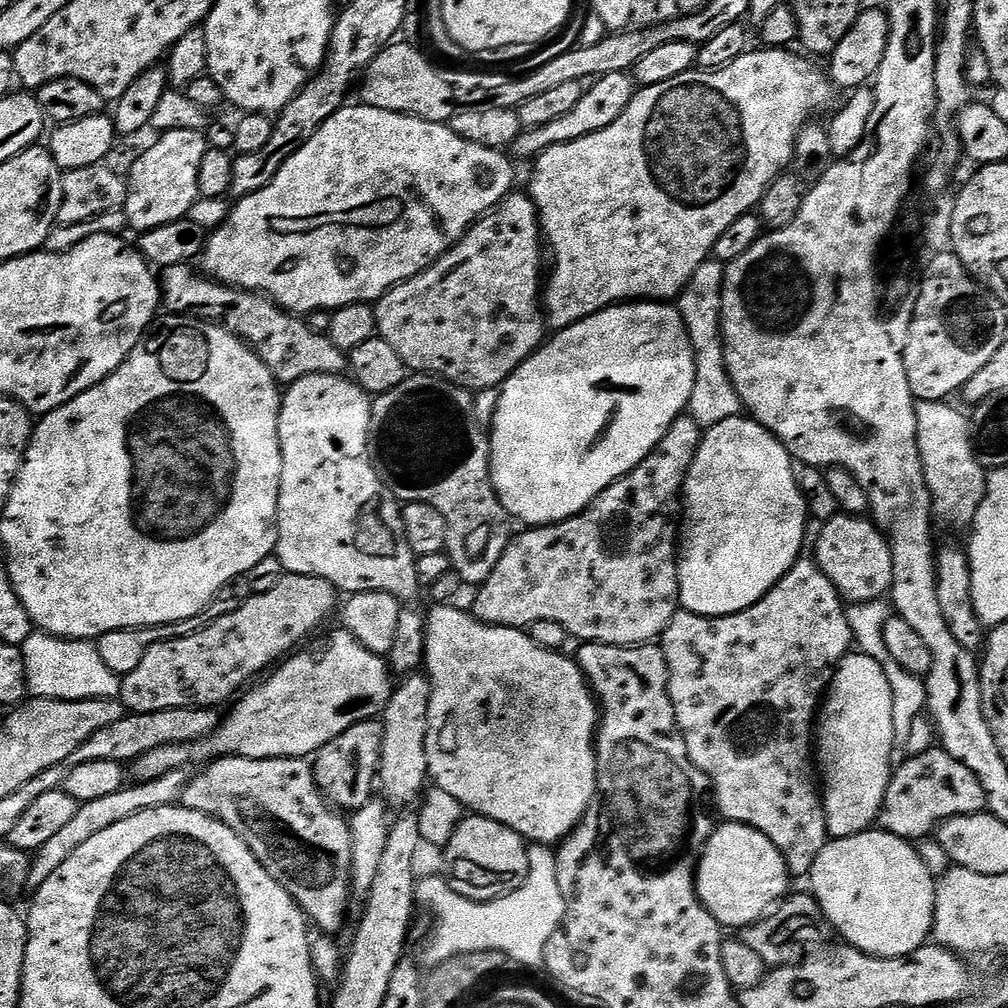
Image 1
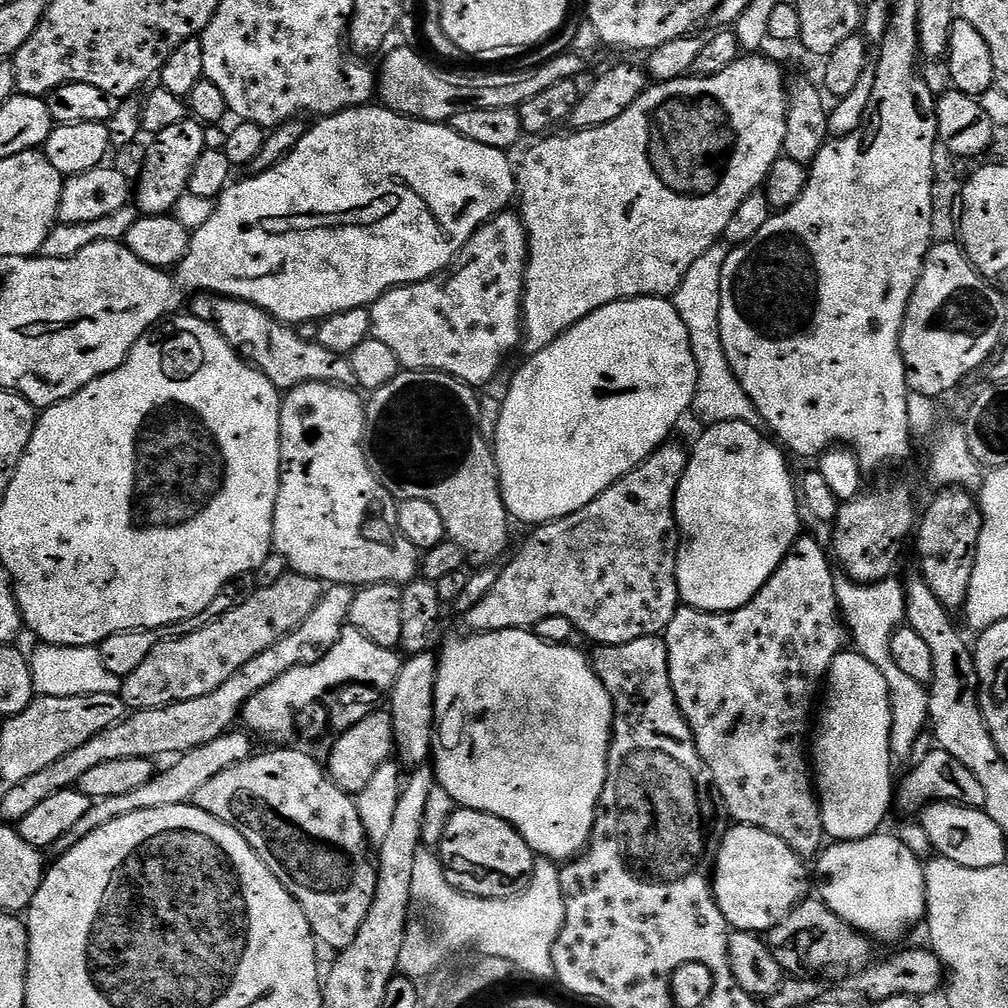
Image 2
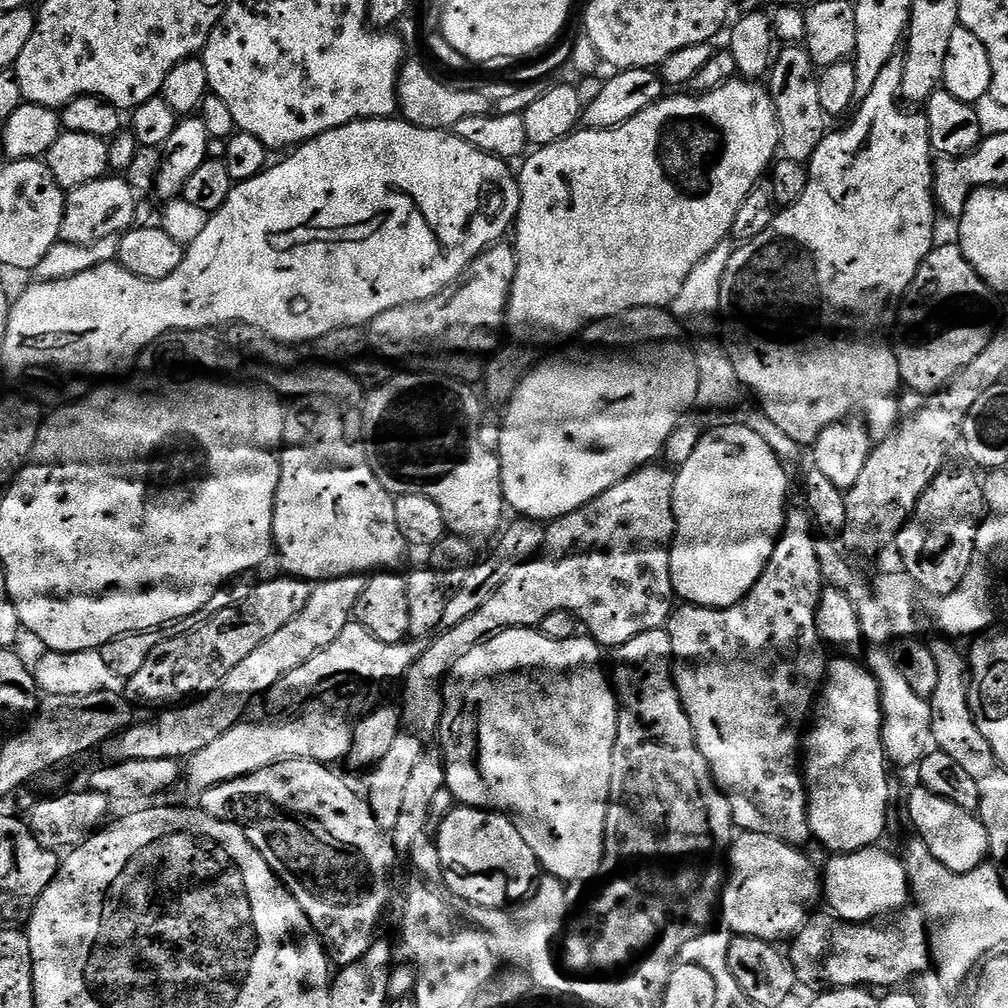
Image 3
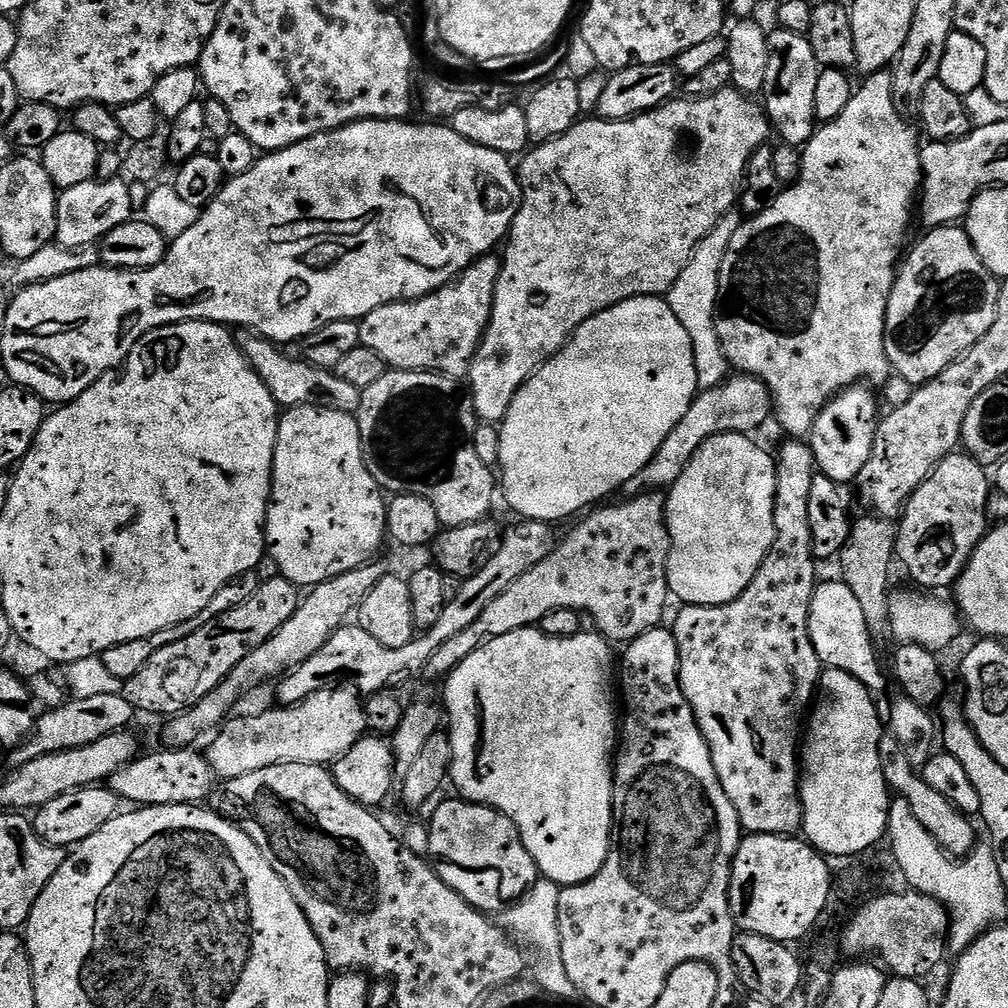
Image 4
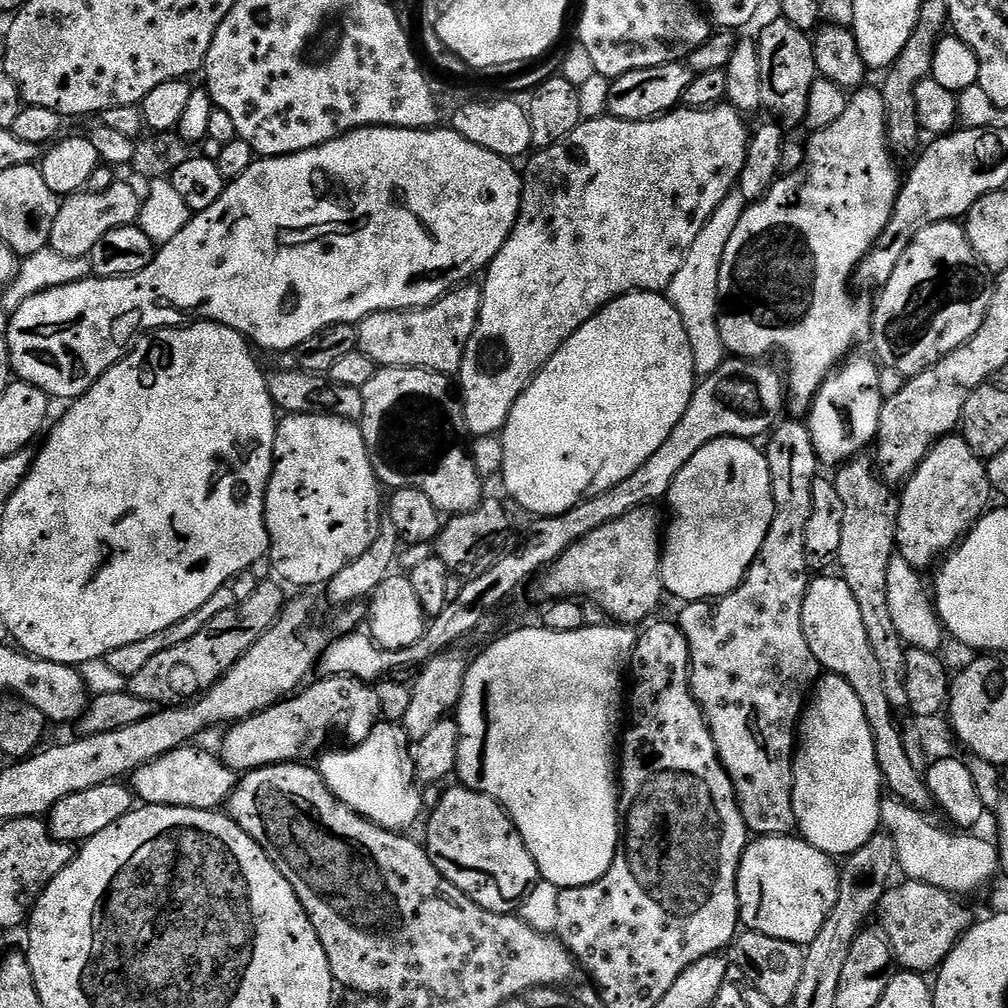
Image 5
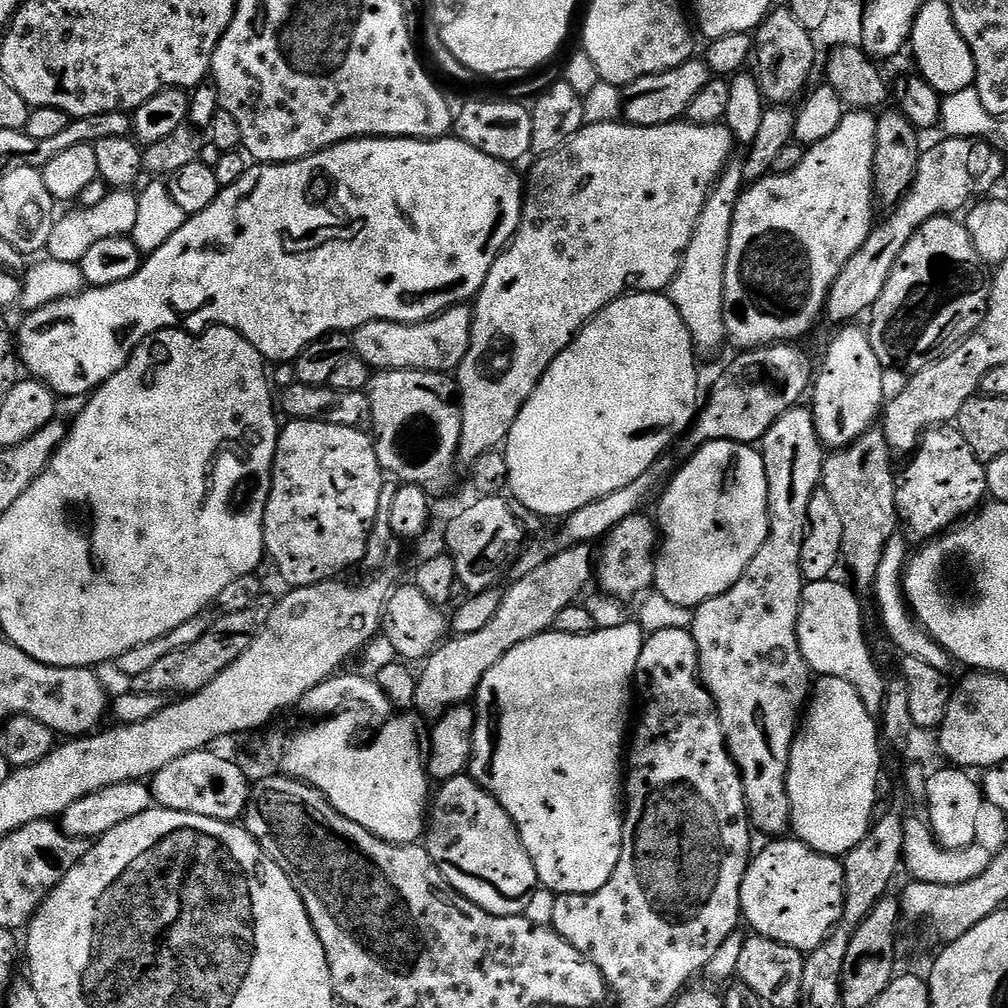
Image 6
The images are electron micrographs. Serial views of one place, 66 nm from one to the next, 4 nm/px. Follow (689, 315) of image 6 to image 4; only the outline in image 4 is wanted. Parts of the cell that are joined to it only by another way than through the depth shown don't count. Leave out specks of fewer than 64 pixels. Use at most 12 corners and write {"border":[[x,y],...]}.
{"border":[[727,212],[666,294],[690,334],[698,389],[730,375],[716,318],[722,258],[740,229]]}

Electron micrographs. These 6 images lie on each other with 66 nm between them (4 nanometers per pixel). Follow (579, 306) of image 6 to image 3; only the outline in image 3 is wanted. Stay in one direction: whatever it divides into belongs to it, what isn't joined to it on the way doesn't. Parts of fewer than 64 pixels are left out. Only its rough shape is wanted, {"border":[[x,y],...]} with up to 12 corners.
{"border":[[733,78],[518,168],[505,343],[671,301],[780,147]]}

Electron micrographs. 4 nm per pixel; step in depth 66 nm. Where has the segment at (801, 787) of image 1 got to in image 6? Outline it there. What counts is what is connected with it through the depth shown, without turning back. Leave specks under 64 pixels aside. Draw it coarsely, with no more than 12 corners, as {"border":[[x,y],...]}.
{"border":[[811,407],[758,451],[768,537],[696,605],[700,679],[748,819],[792,822],[790,750],[814,673],[796,633],[810,498]]}

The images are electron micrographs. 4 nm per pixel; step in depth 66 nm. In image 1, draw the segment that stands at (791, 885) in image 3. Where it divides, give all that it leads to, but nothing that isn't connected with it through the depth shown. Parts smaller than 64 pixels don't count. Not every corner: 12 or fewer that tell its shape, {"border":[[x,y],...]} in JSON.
{"border":[[724,822],[696,892],[720,925],[763,920],[789,895],[766,834]]}

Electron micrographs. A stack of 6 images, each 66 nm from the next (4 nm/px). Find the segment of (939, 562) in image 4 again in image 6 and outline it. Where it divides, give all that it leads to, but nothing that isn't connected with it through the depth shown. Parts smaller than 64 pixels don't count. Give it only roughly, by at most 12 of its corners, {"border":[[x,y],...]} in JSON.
{"border":[[959,427],[929,428],[898,480],[912,540],[985,503],[988,469]]}

